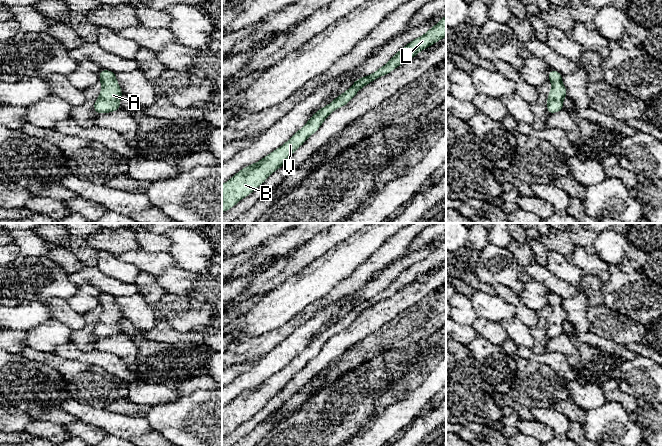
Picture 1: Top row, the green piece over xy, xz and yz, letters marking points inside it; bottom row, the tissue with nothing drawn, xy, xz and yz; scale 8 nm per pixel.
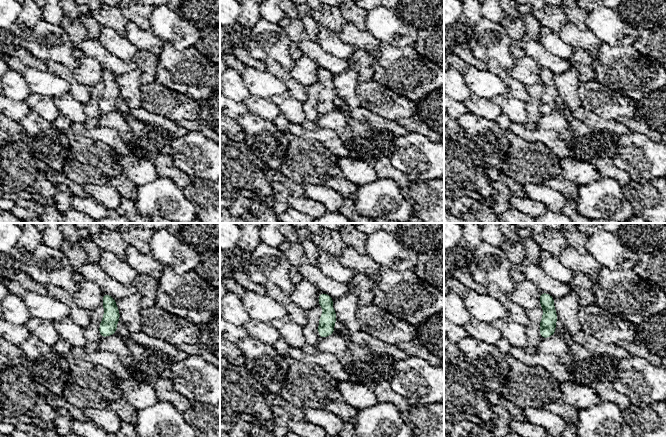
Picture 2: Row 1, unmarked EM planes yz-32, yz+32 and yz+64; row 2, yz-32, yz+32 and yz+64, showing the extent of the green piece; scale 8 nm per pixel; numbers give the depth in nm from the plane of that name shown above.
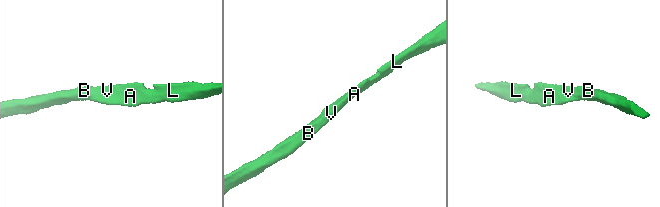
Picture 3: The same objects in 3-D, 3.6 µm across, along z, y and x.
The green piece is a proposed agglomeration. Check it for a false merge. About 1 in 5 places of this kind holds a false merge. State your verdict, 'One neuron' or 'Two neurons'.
One neuron

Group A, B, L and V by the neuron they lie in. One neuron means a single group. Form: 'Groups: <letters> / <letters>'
Groups: A B L V

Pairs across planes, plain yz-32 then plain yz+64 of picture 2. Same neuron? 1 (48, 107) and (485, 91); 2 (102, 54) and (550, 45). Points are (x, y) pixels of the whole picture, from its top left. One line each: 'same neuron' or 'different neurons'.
1: different neurons
2: different neurons

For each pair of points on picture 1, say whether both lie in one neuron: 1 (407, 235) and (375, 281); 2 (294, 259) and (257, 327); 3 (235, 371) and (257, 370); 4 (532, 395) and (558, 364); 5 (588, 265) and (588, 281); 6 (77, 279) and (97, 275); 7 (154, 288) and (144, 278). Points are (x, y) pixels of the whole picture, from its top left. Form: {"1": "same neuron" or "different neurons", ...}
{"1": "different neurons", "2": "different neurons", "3": "different neurons", "4": "different neurons", "5": "different neurons", "6": "same neuron", "7": "same neuron"}

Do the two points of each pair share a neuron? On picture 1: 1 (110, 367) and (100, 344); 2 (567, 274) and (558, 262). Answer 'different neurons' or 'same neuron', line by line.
1: different neurons
2: same neuron

